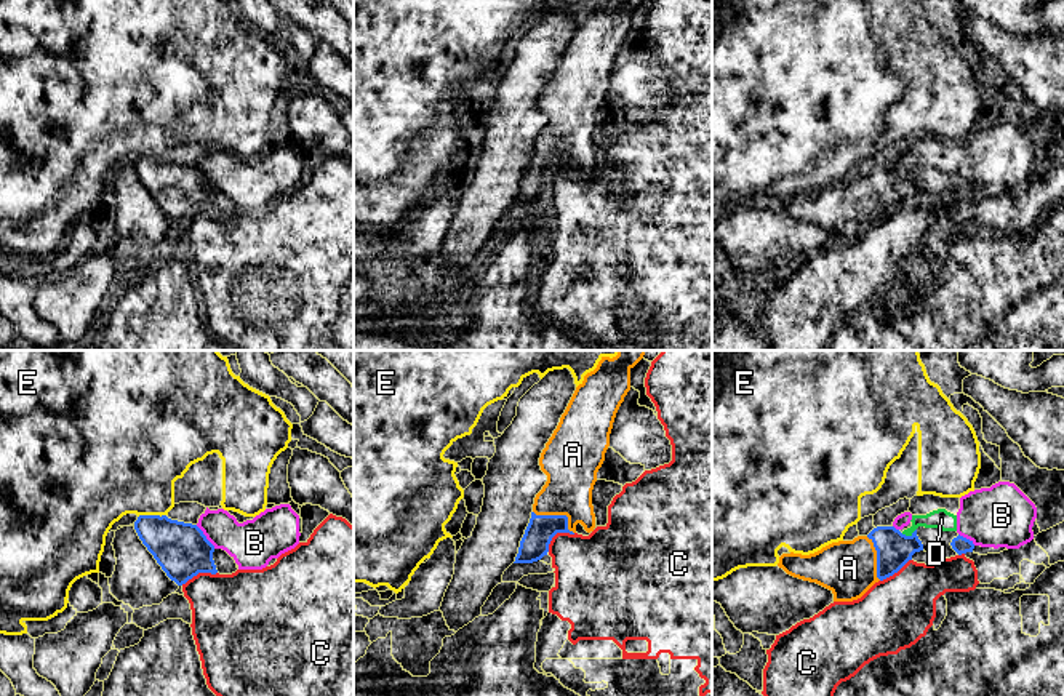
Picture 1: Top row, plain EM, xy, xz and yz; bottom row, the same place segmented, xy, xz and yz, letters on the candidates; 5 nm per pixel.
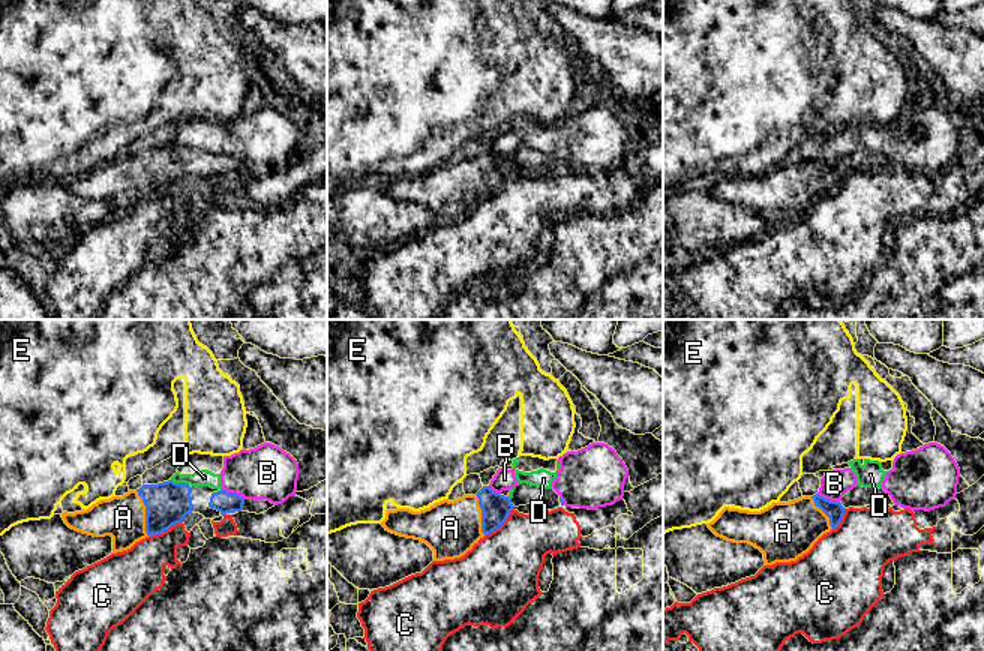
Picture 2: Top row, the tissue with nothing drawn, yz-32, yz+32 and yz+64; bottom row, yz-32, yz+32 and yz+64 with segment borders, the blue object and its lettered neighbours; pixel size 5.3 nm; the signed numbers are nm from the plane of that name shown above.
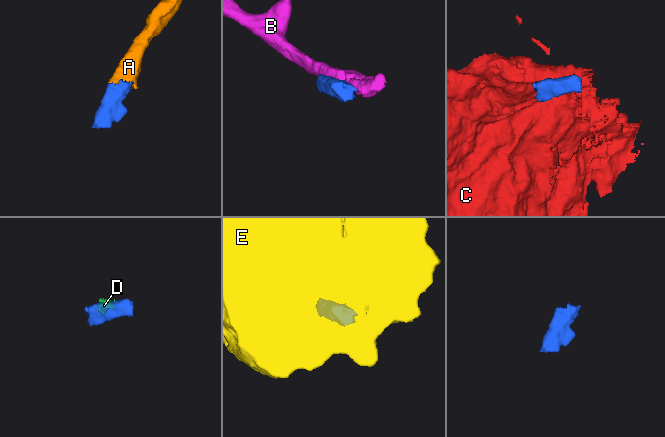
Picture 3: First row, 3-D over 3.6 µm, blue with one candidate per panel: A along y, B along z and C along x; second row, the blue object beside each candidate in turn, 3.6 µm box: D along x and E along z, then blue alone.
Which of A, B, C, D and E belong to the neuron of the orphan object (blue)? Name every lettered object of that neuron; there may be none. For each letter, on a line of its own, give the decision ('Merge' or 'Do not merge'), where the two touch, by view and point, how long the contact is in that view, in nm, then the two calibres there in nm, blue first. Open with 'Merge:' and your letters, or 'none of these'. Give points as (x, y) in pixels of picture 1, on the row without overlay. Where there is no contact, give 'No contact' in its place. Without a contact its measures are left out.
Merge: A
A: Merge. Touches blue at xz (559, 157). Shared border 240 nm. Thickness 140 nm (blue) against 260 nm
B: Do not merge. Touches blue at xy (205, 178). Shared border 160 nm. Thickness 280 nm (blue) against 240 nm
C: Do not merge. Touches blue at xz (557, 173). Shared border 170 nm. Thickness 140 nm (blue) against 360 nm
D: Do not merge. Touches blue at yz (908, 178). Shared border 80 nm. Thickness 180 nm (blue) against 100 nm
E: Do not merge. Touches blue at xy (151, 157). Shared border 140 nm. Thickness 280 nm (blue) against 440 nm

